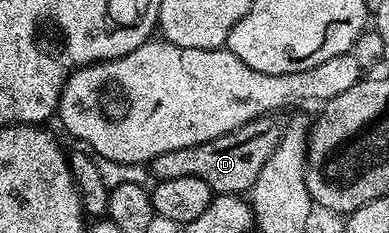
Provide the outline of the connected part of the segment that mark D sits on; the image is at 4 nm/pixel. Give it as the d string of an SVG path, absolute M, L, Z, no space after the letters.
M265 115L223 137L215 137L206 143L183 149L171 149L171 153L159 153L159 157L151 161L154 180L199 177L199 181L207 181L209 188L216 194L244 196L253 190L263 165L267 165L271 153L275 153L279 145L283 127L275 120L273 115Z

